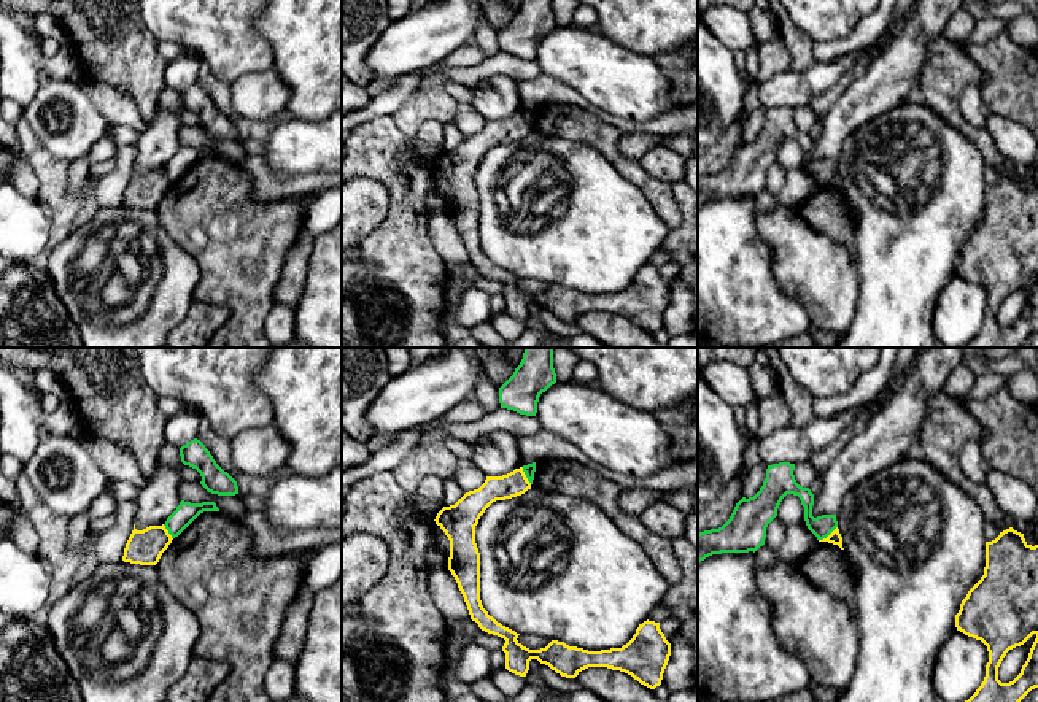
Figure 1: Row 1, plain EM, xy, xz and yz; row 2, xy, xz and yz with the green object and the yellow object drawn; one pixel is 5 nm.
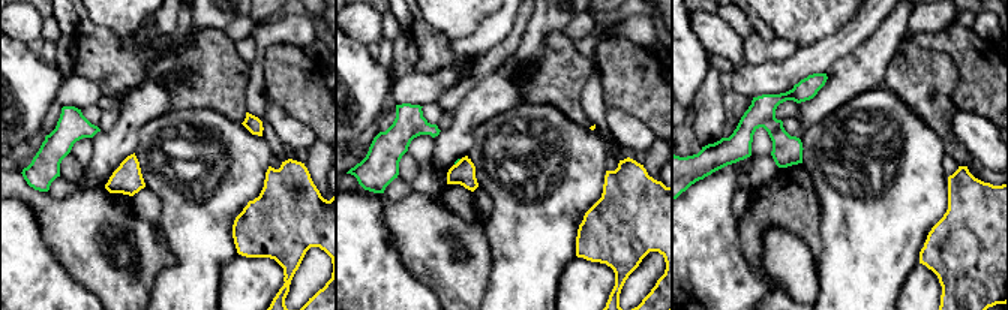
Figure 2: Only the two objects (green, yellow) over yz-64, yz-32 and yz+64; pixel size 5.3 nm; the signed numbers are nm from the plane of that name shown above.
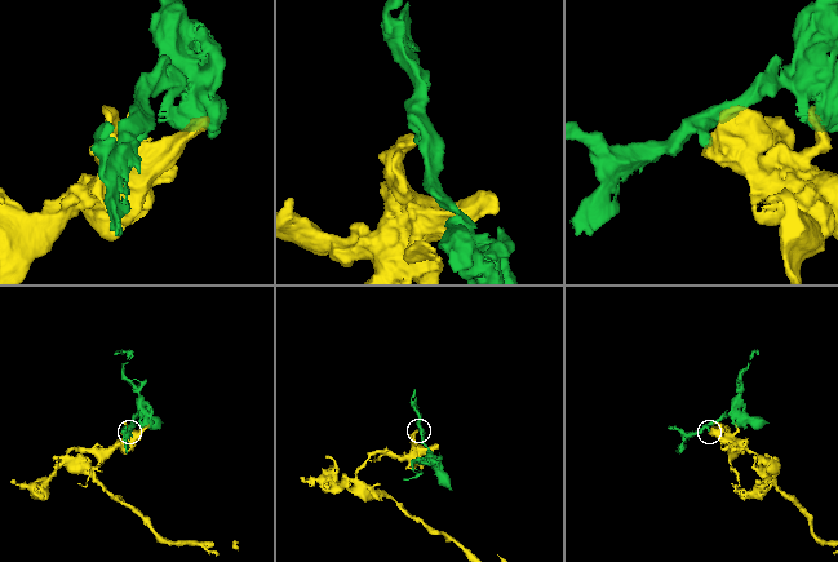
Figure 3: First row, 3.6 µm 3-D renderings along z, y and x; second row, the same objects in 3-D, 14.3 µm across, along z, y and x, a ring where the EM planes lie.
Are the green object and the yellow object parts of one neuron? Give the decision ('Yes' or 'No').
No

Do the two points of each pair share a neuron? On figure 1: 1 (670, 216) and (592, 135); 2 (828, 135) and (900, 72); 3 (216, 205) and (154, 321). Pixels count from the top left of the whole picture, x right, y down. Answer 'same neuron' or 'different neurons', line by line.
1: same neuron
2: same neuron
3: different neurons

